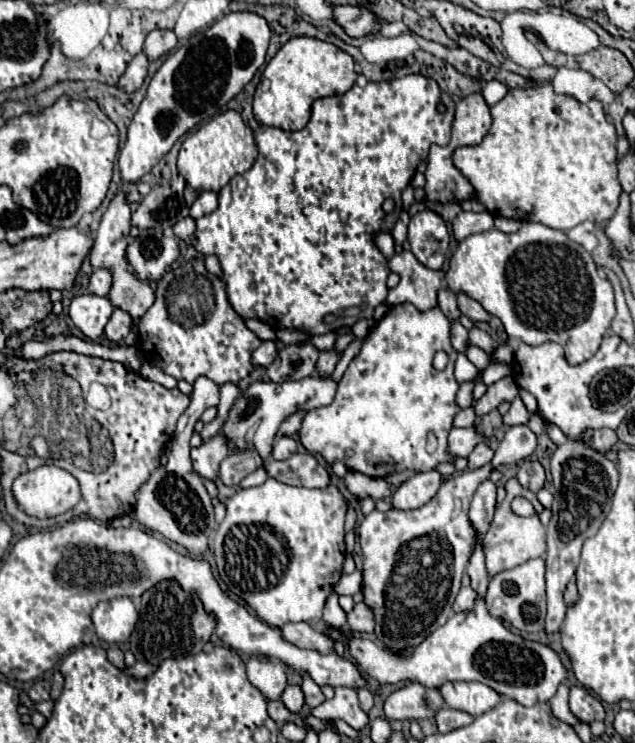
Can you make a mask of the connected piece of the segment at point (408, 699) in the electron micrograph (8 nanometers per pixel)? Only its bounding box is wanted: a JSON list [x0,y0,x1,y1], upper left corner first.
[385,683,445,721]

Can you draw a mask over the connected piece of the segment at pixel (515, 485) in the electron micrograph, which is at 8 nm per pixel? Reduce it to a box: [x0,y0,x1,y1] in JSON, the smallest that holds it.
[483,479,545,577]

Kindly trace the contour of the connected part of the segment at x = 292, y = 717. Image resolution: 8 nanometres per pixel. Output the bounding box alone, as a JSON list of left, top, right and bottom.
[267,699,307,727]

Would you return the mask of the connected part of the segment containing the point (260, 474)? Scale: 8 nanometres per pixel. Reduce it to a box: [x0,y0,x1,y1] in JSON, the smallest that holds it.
[241,467,267,487]

